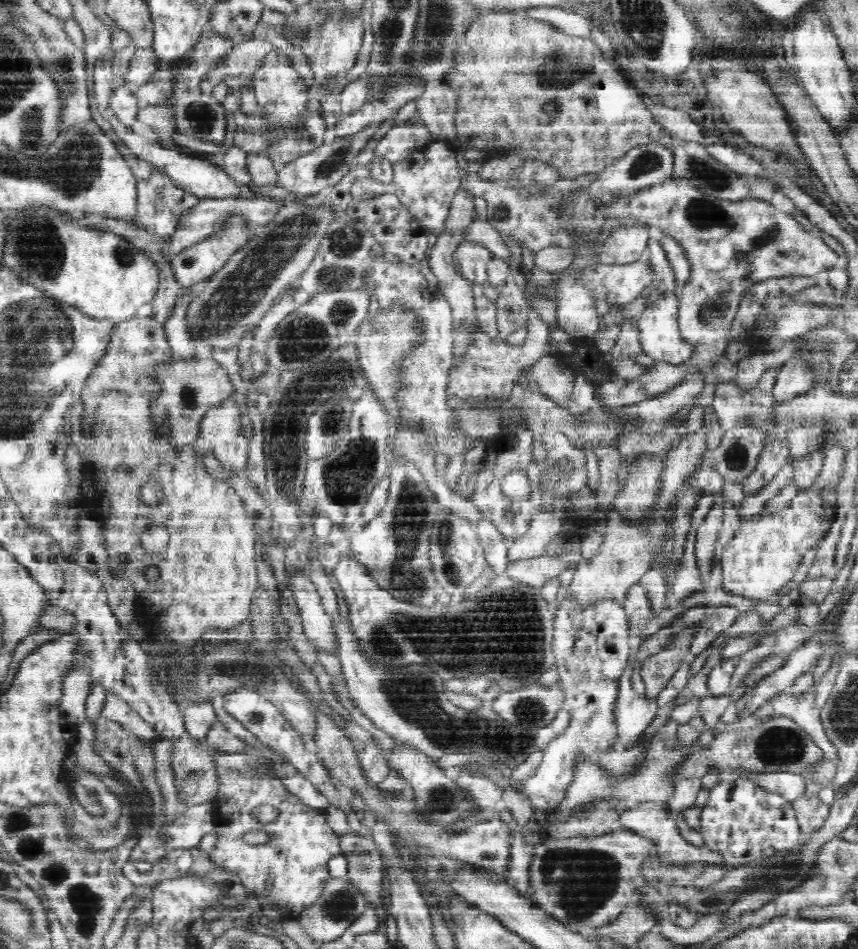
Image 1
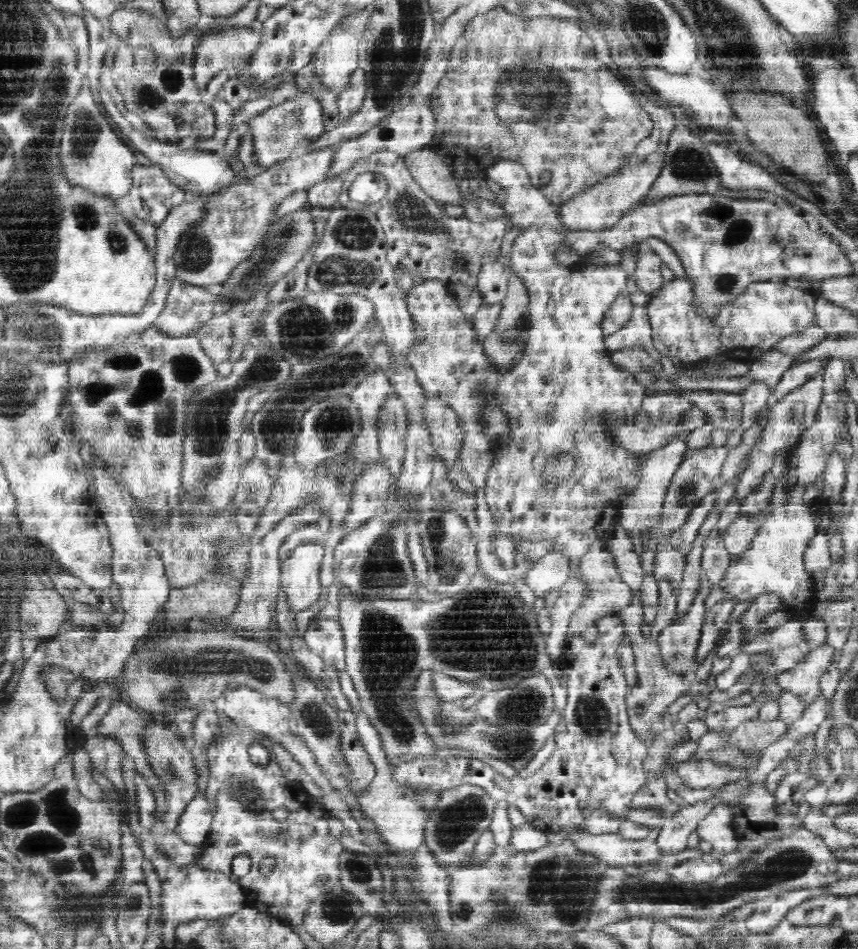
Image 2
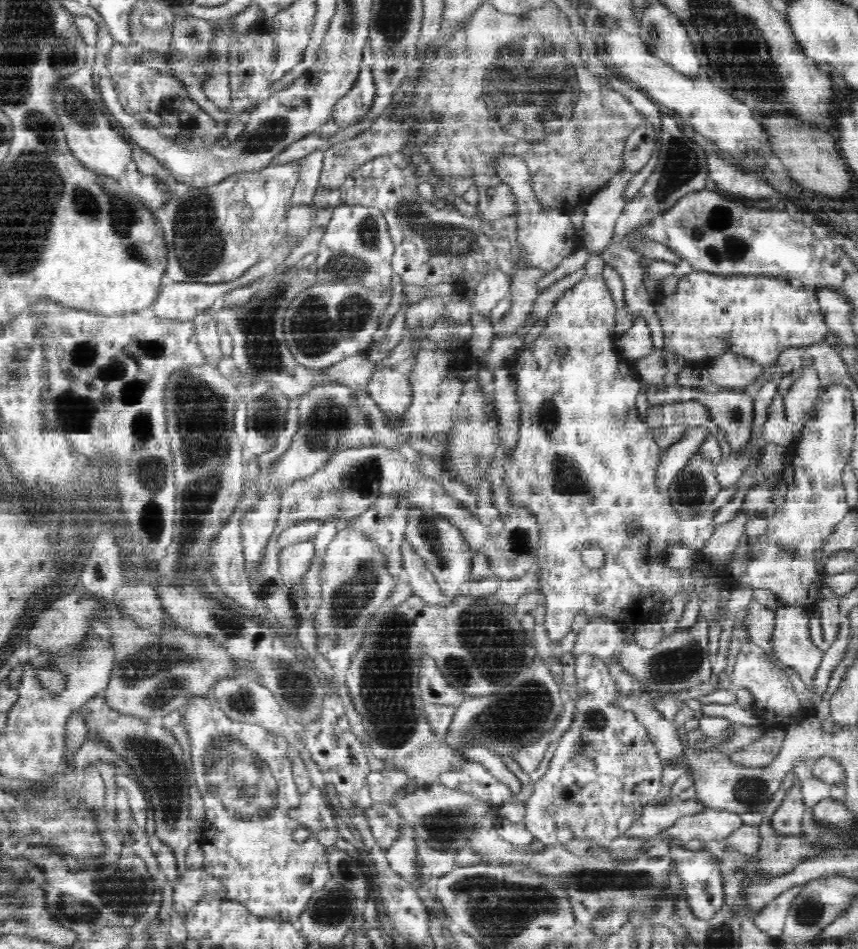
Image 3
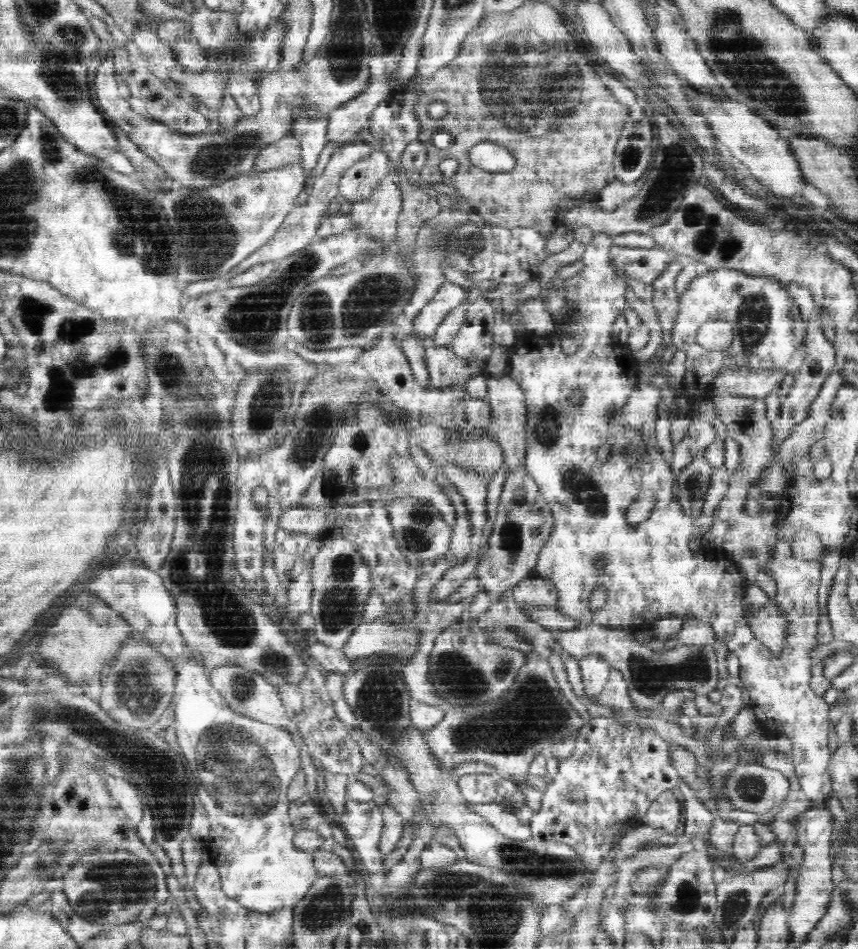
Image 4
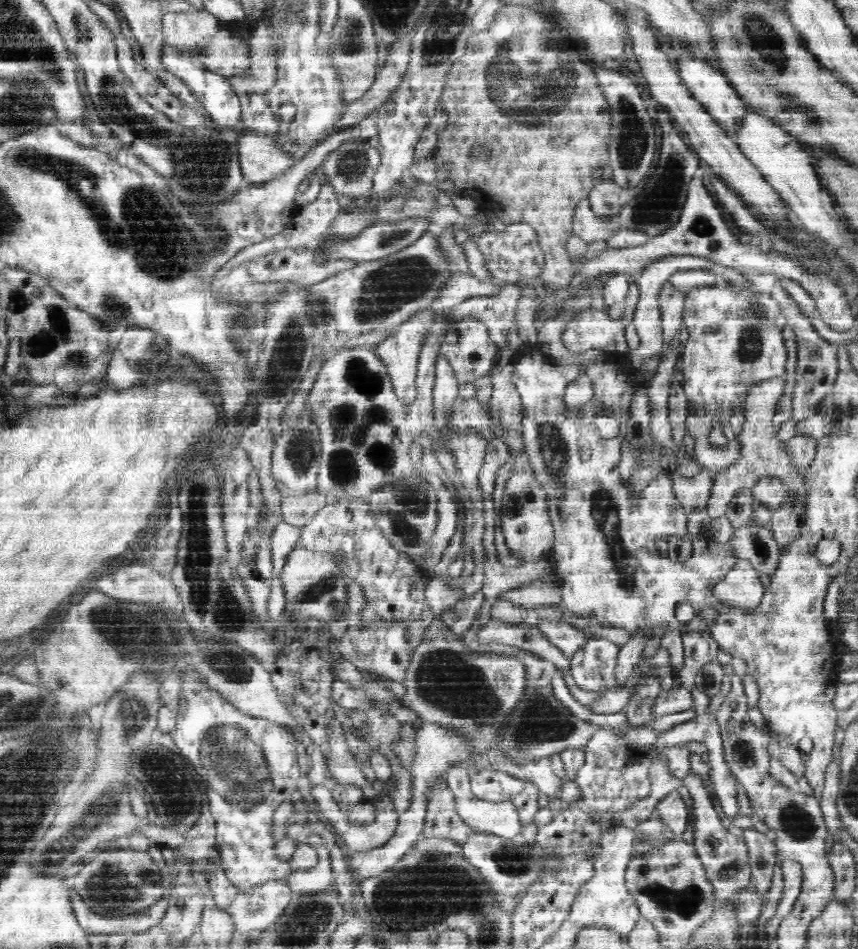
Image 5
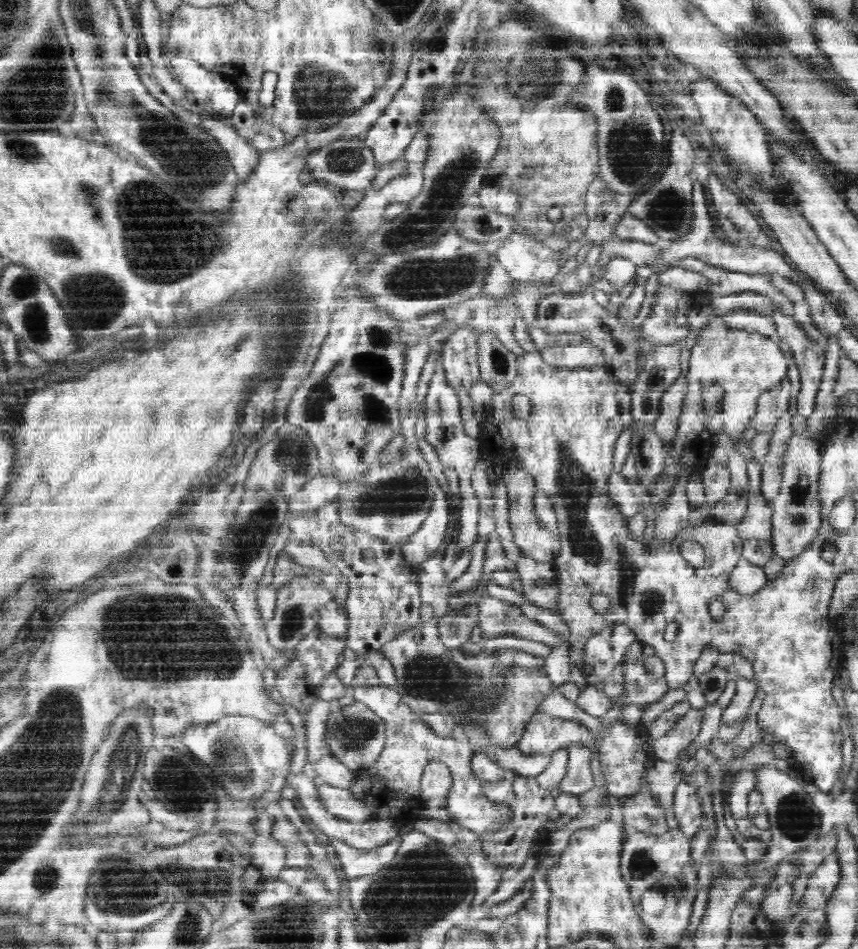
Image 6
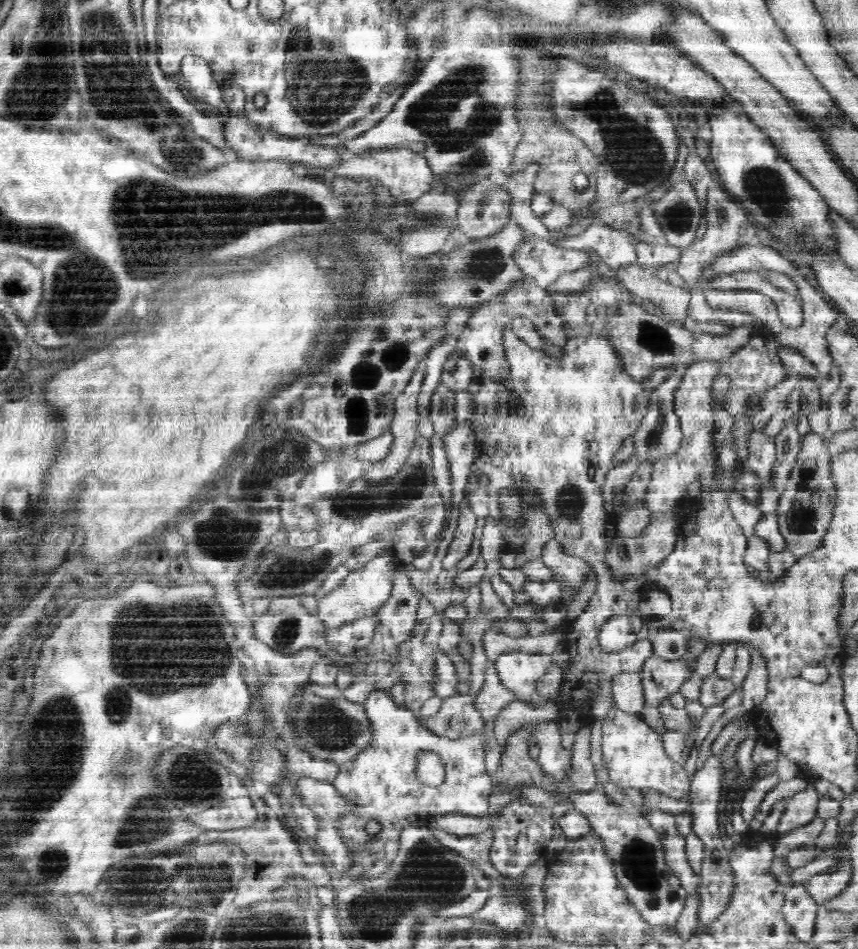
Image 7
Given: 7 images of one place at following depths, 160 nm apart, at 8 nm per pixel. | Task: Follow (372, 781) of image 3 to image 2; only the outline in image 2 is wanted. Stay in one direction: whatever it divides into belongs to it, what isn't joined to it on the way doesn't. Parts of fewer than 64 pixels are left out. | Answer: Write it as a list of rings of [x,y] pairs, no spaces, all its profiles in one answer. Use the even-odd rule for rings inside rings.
[[[612,612],[600,617],[597,620],[597,625],[599,626],[599,632],[593,643],[586,643],[582,636],[574,639],[568,644],[564,658],[556,663],[557,666],[566,670],[568,702],[553,735],[555,751],[536,774],[523,778],[518,775],[507,779],[493,767],[484,763],[481,756],[477,758],[448,756],[442,759],[418,757],[409,762],[393,765],[392,770],[390,770],[392,781],[398,783],[398,787],[403,790],[405,797],[414,800],[414,798],[420,798],[422,794],[428,794],[428,792],[440,794],[442,791],[458,786],[472,785],[484,790],[496,803],[505,800],[510,807],[520,810],[526,819],[526,823],[532,824],[534,828],[538,828],[538,831],[544,832],[544,834],[564,832],[566,827],[572,827],[572,832],[580,831],[594,813],[604,813],[610,819],[626,820],[634,796],[650,780],[650,776],[644,768],[644,760],[647,759],[649,745],[632,729],[627,706],[624,703],[629,685],[625,682],[625,677],[620,671],[615,653],[618,642],[624,634],[625,624],[617,613]]]

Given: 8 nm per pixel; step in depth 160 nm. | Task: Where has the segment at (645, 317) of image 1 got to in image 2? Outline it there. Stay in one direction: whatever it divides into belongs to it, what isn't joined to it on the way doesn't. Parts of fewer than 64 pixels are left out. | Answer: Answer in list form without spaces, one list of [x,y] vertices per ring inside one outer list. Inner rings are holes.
[[[684,276],[666,282],[659,291],[651,294],[646,307],[652,323],[653,343],[662,356],[681,357],[684,366],[698,365],[712,357],[731,357],[733,360],[751,365],[760,360],[764,353],[776,349],[780,341],[816,328],[815,304],[816,298],[806,289],[803,290],[792,284],[784,286],[780,281],[760,280],[744,286],[744,290],[736,294],[736,298],[728,300],[726,304],[714,310],[707,310],[697,300],[695,282]]]

